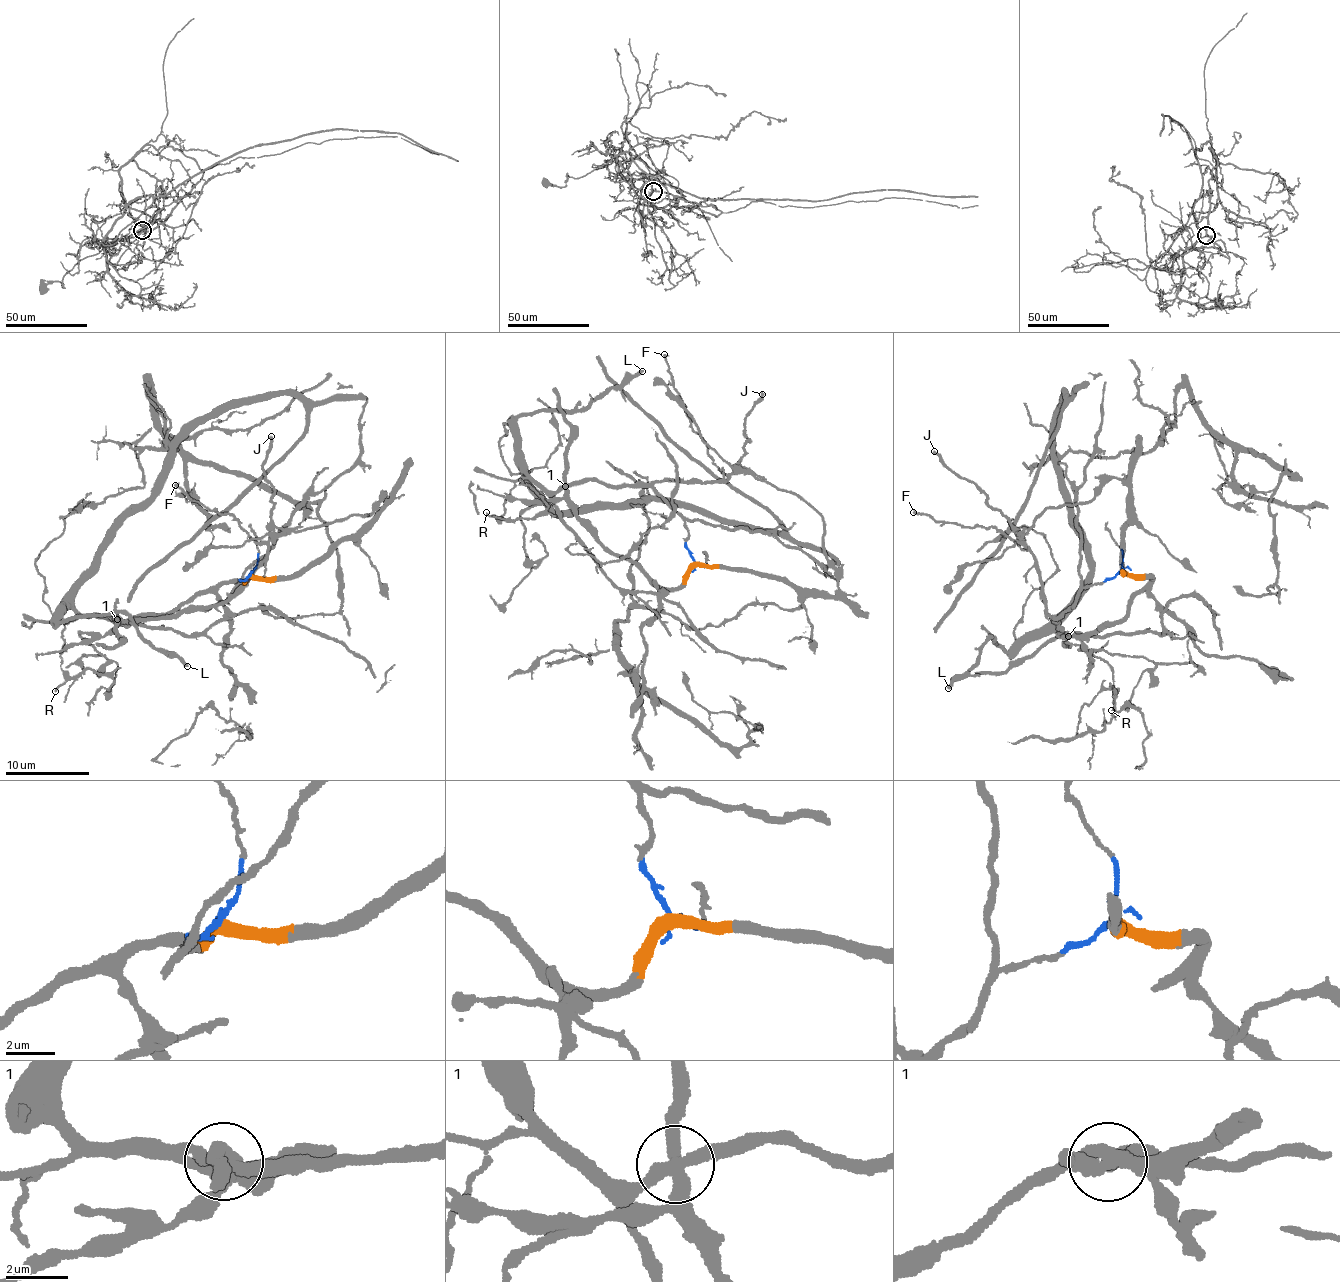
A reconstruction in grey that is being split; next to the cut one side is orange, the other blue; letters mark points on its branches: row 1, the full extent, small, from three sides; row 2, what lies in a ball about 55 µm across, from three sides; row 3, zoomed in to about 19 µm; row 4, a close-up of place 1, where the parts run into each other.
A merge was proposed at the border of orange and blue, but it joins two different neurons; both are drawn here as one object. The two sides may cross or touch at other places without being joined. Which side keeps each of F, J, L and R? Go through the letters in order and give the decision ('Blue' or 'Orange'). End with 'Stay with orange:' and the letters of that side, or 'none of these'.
F: Blue
J: Blue
L: Blue
R: Blue
Stay with orange: none of these

